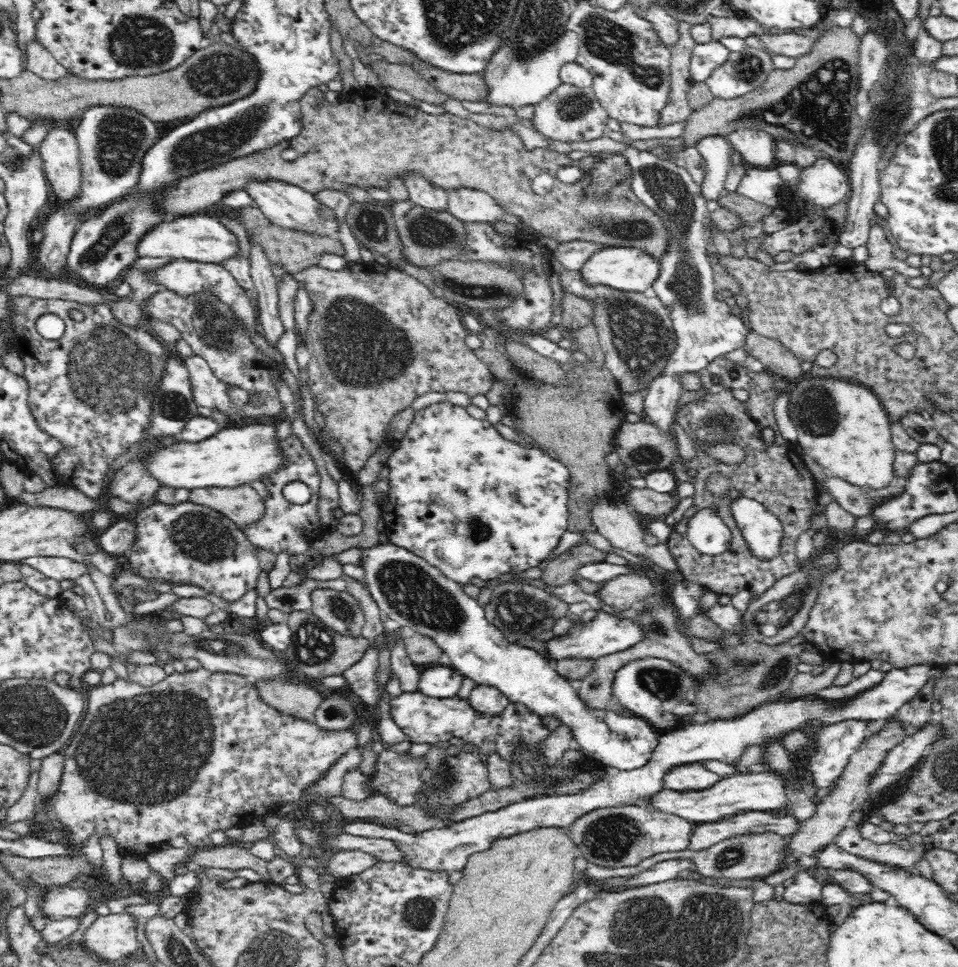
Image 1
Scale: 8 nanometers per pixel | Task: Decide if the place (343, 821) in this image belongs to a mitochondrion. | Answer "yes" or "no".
no

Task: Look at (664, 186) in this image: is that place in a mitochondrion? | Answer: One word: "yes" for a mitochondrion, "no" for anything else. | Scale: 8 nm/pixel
yes

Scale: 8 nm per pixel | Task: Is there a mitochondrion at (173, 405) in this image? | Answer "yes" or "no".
yes

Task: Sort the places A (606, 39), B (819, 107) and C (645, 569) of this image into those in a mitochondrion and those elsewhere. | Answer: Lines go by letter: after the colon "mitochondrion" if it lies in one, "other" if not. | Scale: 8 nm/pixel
A: mitochondrion
B: mitochondrion
C: other

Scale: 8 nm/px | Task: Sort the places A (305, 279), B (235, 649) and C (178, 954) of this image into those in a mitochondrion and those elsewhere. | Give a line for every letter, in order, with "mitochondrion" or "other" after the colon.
A: other
B: mitochondrion
C: mitochondrion

